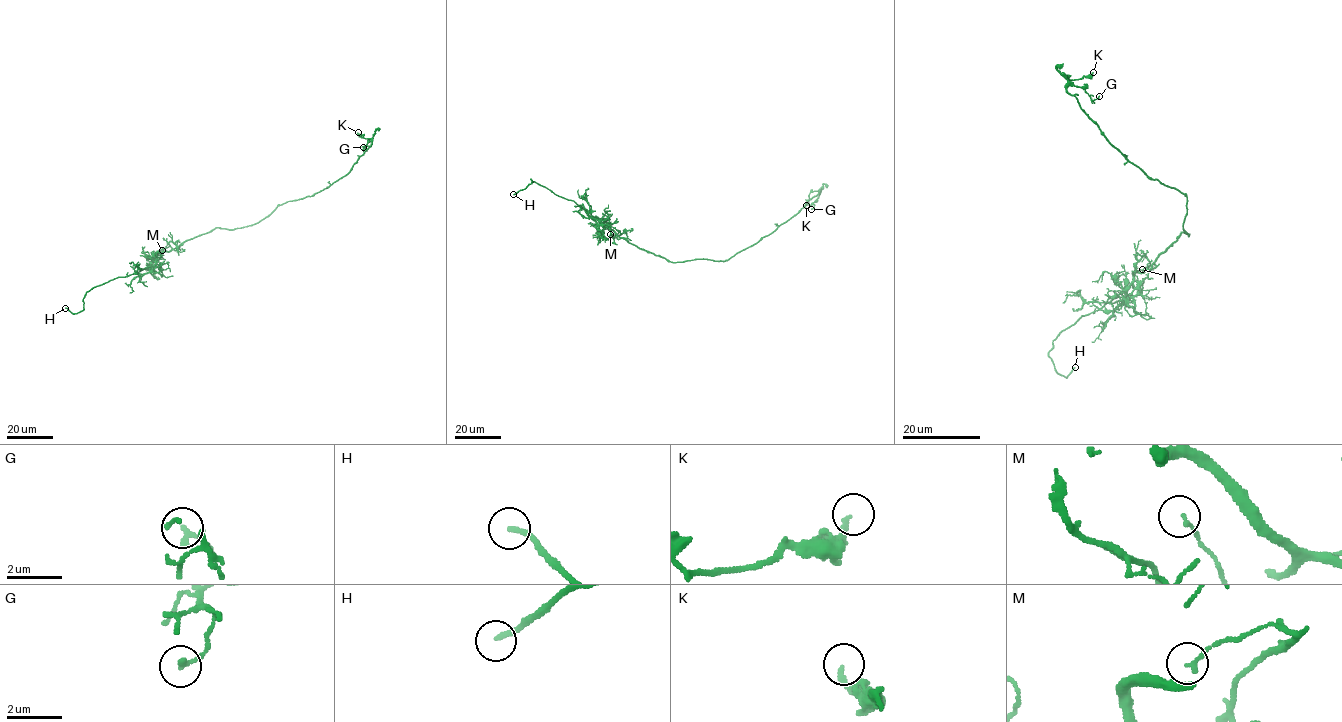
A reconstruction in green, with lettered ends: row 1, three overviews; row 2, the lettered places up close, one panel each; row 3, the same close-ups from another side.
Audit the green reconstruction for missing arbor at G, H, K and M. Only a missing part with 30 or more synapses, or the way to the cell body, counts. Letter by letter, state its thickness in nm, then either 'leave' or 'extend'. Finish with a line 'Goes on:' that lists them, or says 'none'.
G: calibre 200 nm; leave
H: calibre 170 nm; extend
K: calibre 170 nm; leave
M: calibre 140 nm; leave
Goes on: H

